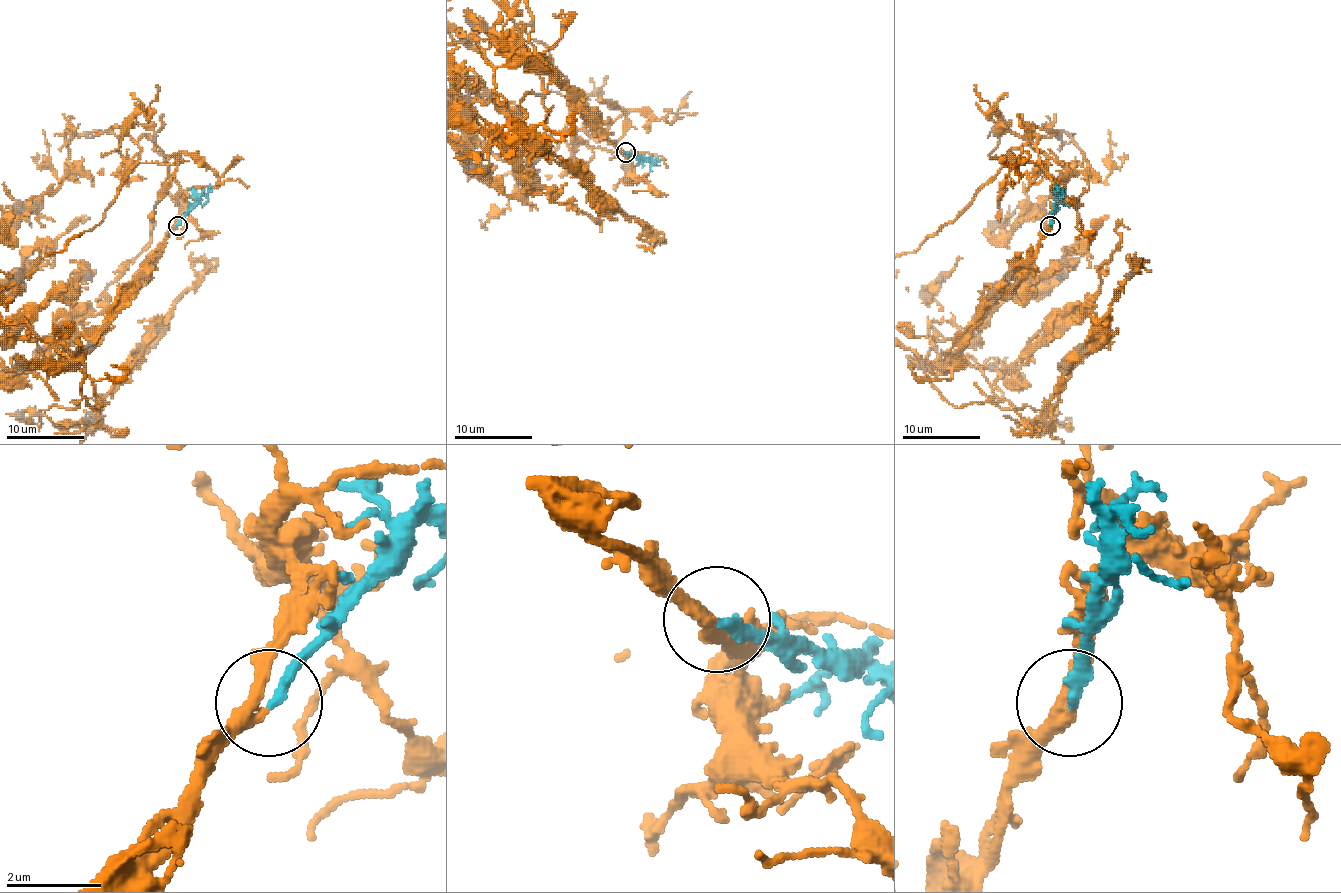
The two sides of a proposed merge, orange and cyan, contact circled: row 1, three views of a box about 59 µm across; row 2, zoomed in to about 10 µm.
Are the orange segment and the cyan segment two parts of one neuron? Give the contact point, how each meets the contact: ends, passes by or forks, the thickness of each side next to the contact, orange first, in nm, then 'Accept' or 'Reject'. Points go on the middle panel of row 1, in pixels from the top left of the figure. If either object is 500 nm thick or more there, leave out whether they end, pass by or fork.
Place: (625, 152). At the ring orange passes by. At the ring cyan ends. Thickness 280 nm (orange) against 240 nm. Accept

